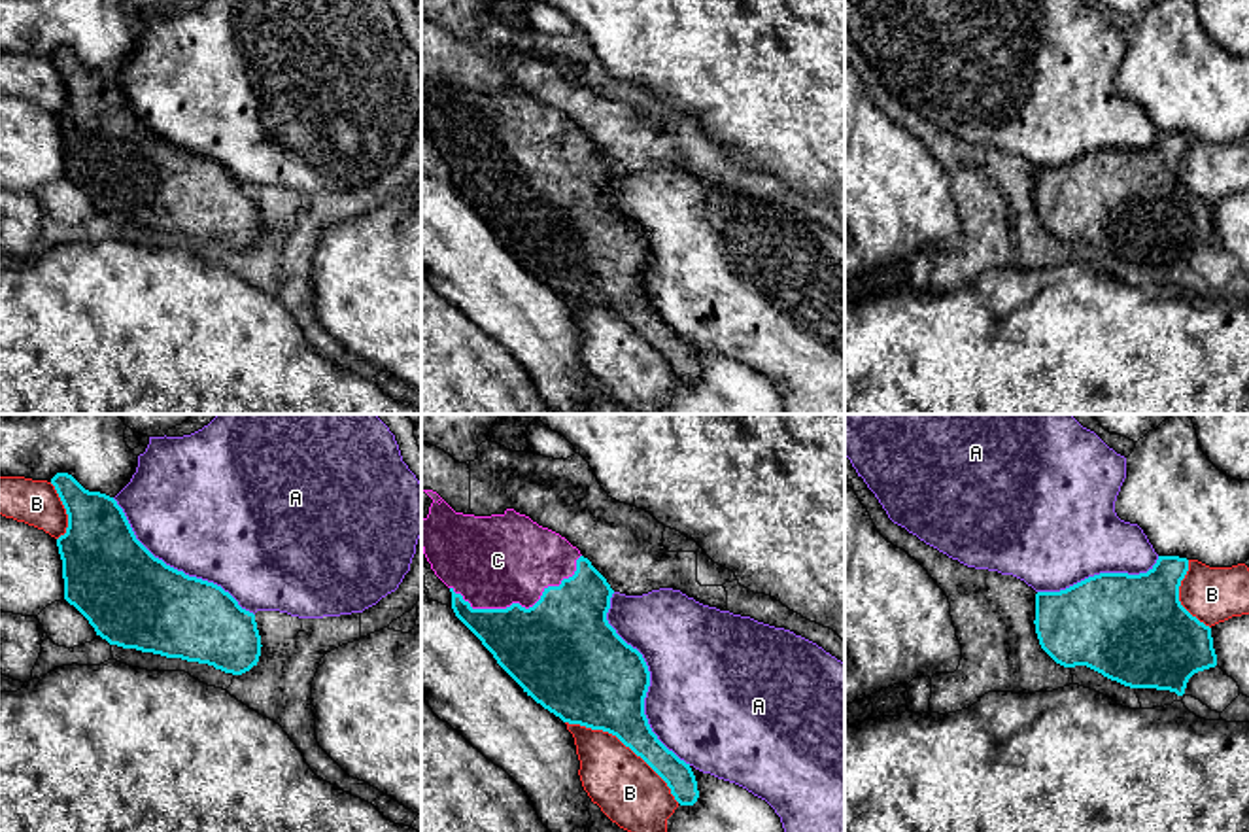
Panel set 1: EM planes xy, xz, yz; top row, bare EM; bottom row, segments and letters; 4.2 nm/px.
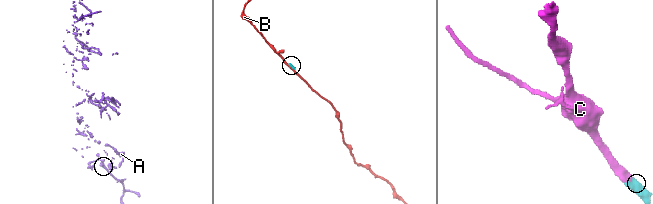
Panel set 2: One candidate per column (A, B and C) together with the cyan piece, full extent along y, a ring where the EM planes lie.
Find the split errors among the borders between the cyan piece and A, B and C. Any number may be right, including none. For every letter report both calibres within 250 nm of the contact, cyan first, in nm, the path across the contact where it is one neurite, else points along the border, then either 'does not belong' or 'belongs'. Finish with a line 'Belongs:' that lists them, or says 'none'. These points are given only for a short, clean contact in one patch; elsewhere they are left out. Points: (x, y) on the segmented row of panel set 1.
A: 420/500 nm | does not belong
B: 340/280 nm | does not belong
C: 460/380 nm | belongs
Belongs: C

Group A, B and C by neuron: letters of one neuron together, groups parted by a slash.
A / B / C

